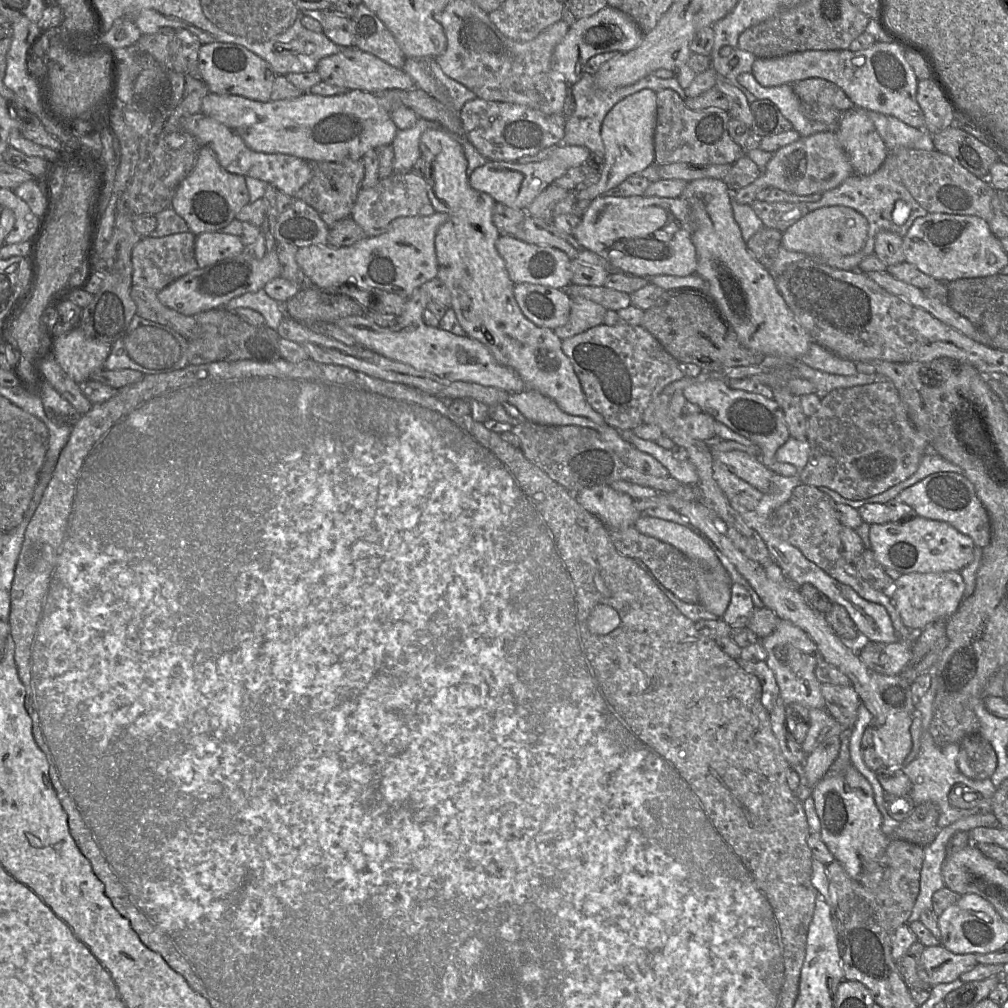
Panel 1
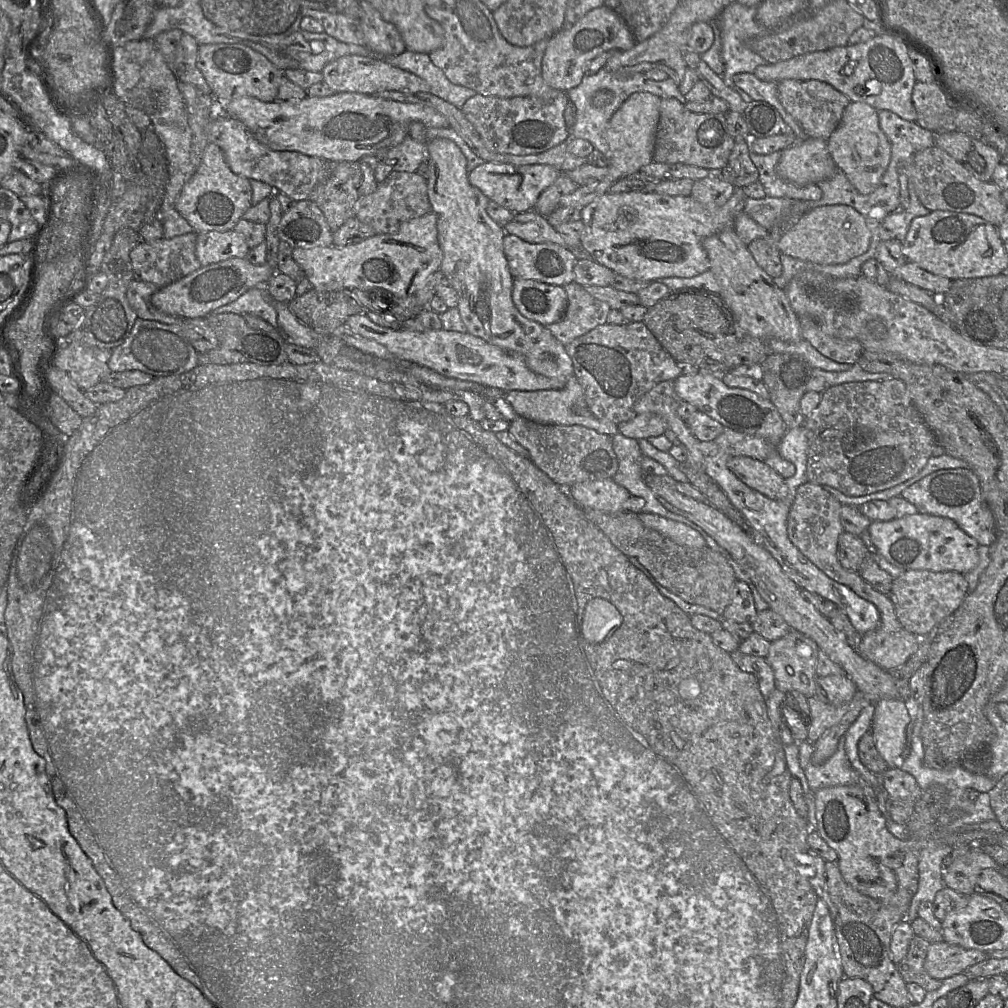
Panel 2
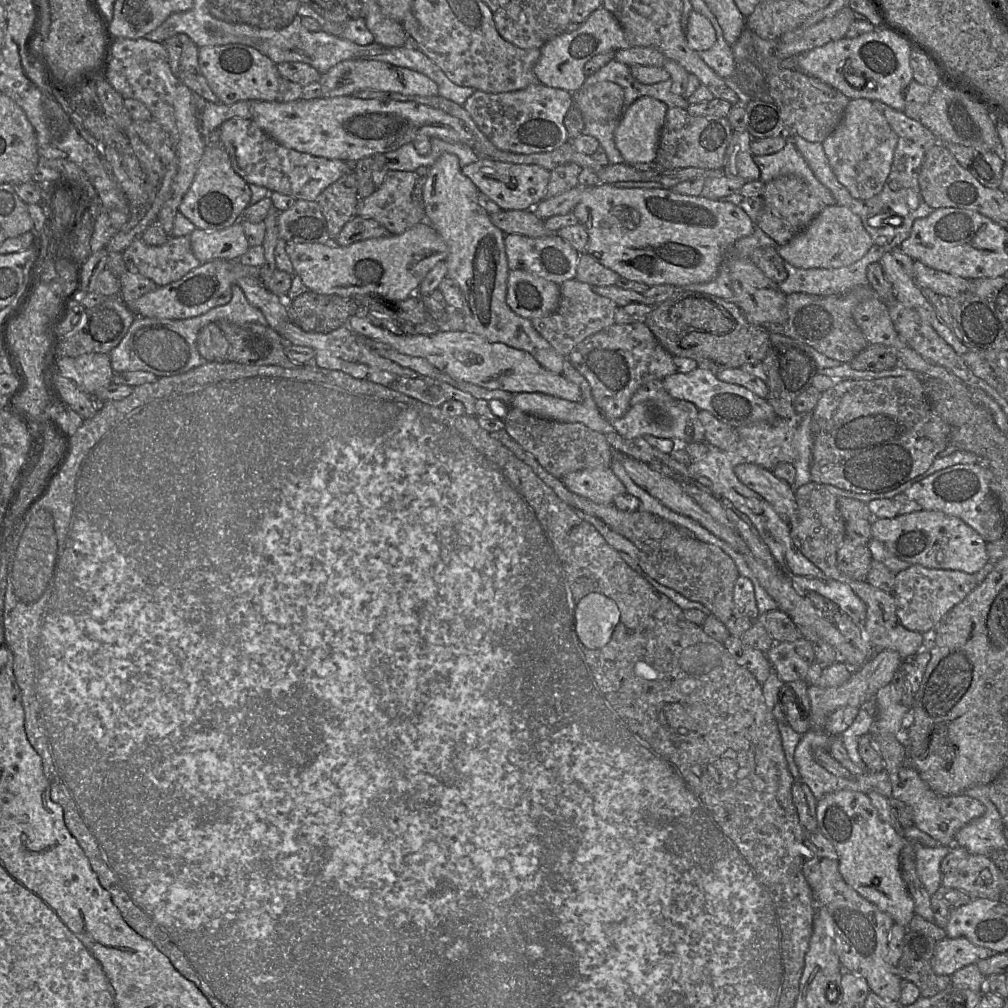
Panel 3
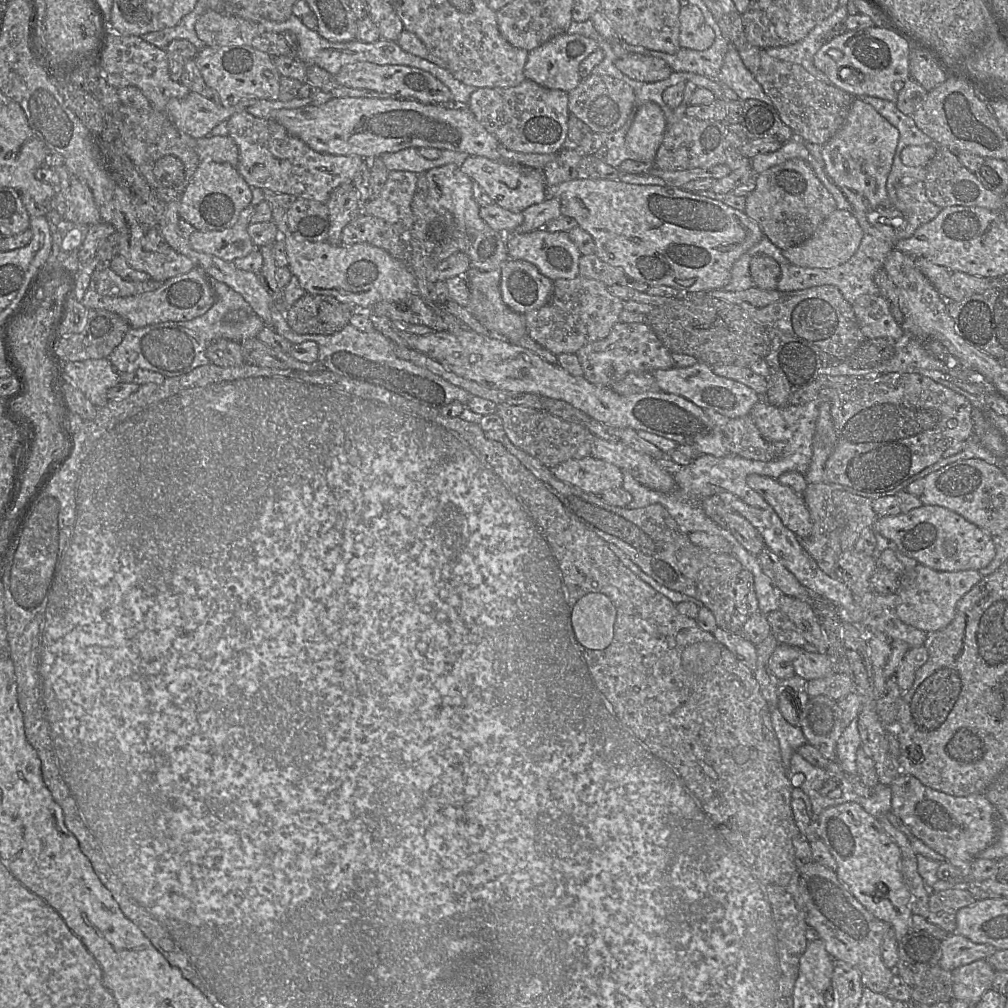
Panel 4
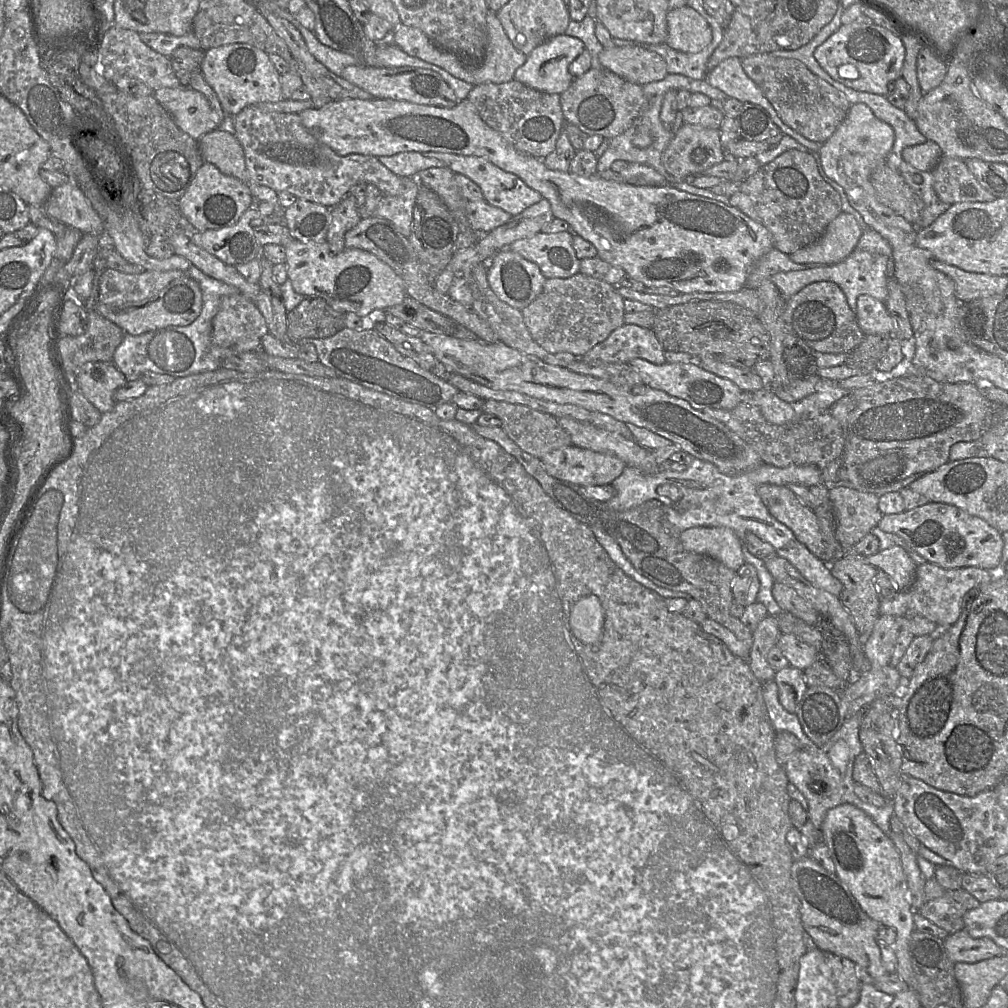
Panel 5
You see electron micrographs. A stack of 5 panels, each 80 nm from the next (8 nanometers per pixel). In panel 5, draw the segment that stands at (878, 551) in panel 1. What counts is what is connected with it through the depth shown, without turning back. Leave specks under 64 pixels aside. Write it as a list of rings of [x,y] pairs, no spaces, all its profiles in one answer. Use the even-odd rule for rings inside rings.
[[[929,502],[898,514],[883,515],[877,526],[883,532],[901,537],[926,562],[941,568],[979,567],[997,572],[1001,563],[1002,533],[983,519],[950,504]]]

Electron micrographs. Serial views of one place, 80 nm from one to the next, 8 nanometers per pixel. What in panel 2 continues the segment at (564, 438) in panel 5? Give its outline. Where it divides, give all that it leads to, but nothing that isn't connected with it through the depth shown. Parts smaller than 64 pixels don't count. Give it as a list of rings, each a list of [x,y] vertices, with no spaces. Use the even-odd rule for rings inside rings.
[[[518,416],[510,422],[509,433],[529,452],[531,461],[556,484],[569,488],[575,483],[613,478],[618,459],[612,437],[580,425],[540,424]]]

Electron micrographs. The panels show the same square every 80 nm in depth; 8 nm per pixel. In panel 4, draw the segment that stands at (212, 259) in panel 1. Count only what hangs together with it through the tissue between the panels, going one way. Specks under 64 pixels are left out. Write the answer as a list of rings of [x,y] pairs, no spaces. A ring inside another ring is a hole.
[[[249,205],[242,210],[237,222],[230,228],[204,232],[194,230],[188,236],[191,248],[227,262],[246,257],[256,248],[247,232],[254,207]]]

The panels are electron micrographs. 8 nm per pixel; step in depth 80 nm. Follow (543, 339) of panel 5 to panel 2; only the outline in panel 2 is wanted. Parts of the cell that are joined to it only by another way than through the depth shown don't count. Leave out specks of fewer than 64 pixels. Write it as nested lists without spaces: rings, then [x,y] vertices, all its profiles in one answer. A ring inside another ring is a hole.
[[[570,282],[563,286],[567,307],[563,317],[545,327],[564,346],[595,327],[607,323],[610,306],[591,296],[584,286]]]

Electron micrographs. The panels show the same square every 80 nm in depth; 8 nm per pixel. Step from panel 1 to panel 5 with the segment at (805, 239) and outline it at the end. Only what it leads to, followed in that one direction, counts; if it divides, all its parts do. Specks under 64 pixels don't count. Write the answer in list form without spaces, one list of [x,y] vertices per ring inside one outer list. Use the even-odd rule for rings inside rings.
[[[841,212],[815,242],[789,254],[796,263],[832,265],[846,259],[855,249],[862,229],[854,216]]]

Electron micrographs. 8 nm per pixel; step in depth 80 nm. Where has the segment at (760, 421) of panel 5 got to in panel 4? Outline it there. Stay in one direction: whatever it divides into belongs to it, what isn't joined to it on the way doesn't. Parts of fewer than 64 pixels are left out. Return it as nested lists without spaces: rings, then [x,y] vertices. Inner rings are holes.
[[[704,409],[704,413],[722,430],[731,455],[768,462],[784,454],[784,444],[764,439],[751,414],[728,418],[711,409]]]

